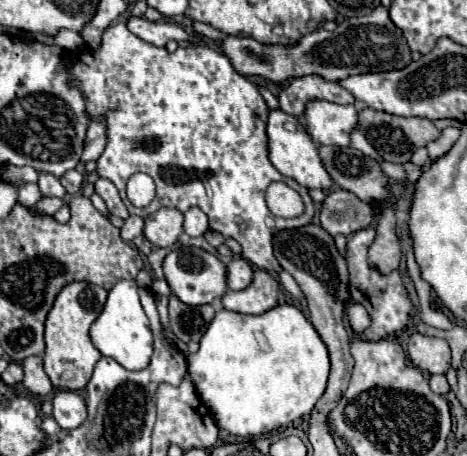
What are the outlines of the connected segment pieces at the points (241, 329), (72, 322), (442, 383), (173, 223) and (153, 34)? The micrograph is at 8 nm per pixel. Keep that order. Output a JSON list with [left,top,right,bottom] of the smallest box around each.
[[188,305,330,437],[44,283,106,391],[430,375,450,395],[144,207,184,247],[126,17,190,47]]

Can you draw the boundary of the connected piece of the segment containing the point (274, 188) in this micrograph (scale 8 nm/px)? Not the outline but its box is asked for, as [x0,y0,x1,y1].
[266,183,304,219]

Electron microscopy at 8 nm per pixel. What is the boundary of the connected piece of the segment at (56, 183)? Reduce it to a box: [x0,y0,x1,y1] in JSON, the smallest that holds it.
[39,173,66,198]

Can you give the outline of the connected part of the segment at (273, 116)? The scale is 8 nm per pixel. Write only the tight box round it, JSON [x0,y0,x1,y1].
[268,109,334,191]

